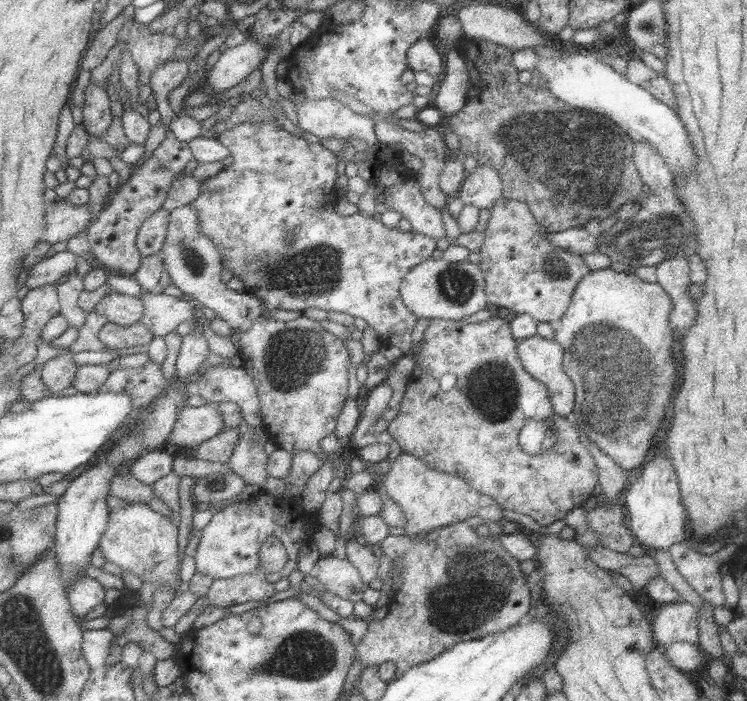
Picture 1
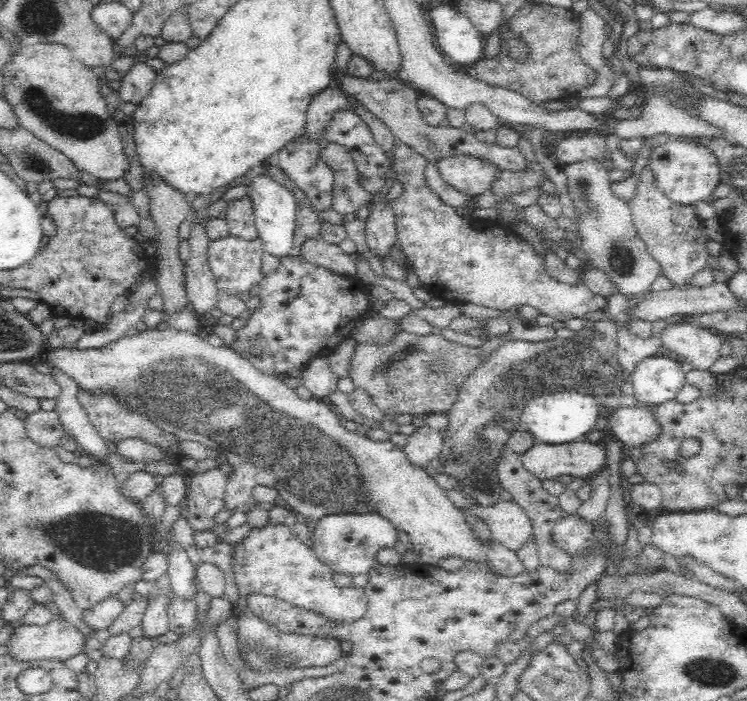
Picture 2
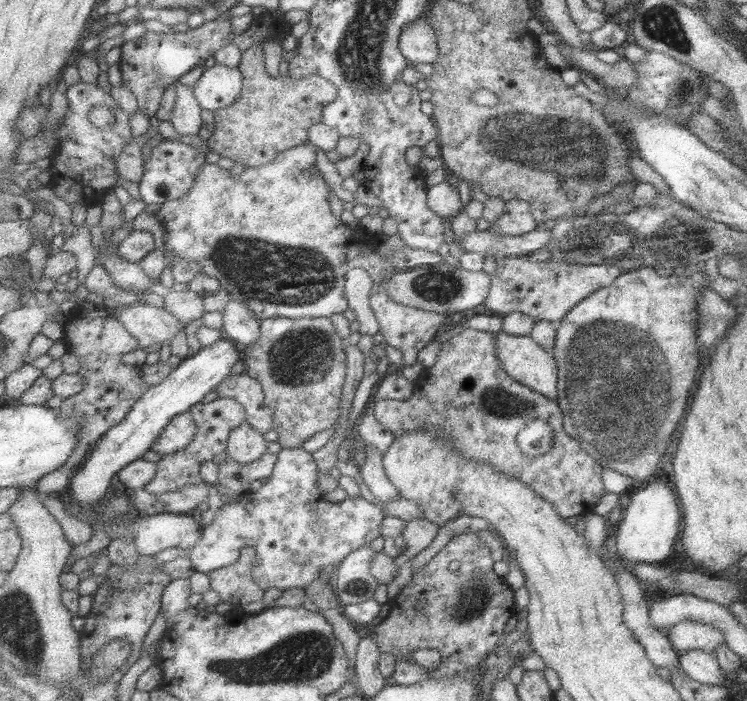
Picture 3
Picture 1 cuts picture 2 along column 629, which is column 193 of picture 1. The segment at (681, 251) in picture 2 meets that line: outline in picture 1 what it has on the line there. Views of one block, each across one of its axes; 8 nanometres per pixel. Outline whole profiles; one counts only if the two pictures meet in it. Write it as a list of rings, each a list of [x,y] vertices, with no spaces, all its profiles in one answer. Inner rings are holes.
[[[277,121],[243,123],[238,127],[225,131],[219,137],[219,140],[227,148],[230,148],[234,161],[216,175],[204,180],[203,192],[201,192],[197,200],[193,200],[189,205],[193,205],[199,211],[201,233],[205,233],[217,245],[217,249],[222,254],[224,269],[231,270],[235,276],[241,279],[243,285],[245,285],[245,292],[259,296],[264,301],[264,315],[271,316],[273,310],[277,310],[277,308],[301,313],[304,313],[309,308],[322,308],[323,310],[346,313],[353,318],[363,319],[377,334],[381,346],[401,346],[401,342],[403,342],[403,348],[401,350],[404,354],[409,354],[409,350],[411,350],[409,336],[411,336],[411,330],[415,326],[415,315],[403,304],[399,292],[400,285],[403,283],[404,277],[408,275],[413,267],[416,267],[417,264],[430,257],[433,250],[436,249],[436,240],[411,231],[402,232],[396,227],[385,227],[379,220],[373,219],[371,215],[362,211],[356,211],[350,216],[337,214],[335,208],[337,208],[340,195],[335,190],[335,180],[337,180],[337,164],[339,164],[341,158],[337,157],[337,154],[329,150],[329,148],[325,148],[322,142],[312,144],[311,142],[307,142],[303,137],[295,136],[295,134],[283,130]],[[291,233],[295,235],[295,240],[293,238],[289,240],[289,244],[295,242],[293,248],[285,246],[285,238]]]

